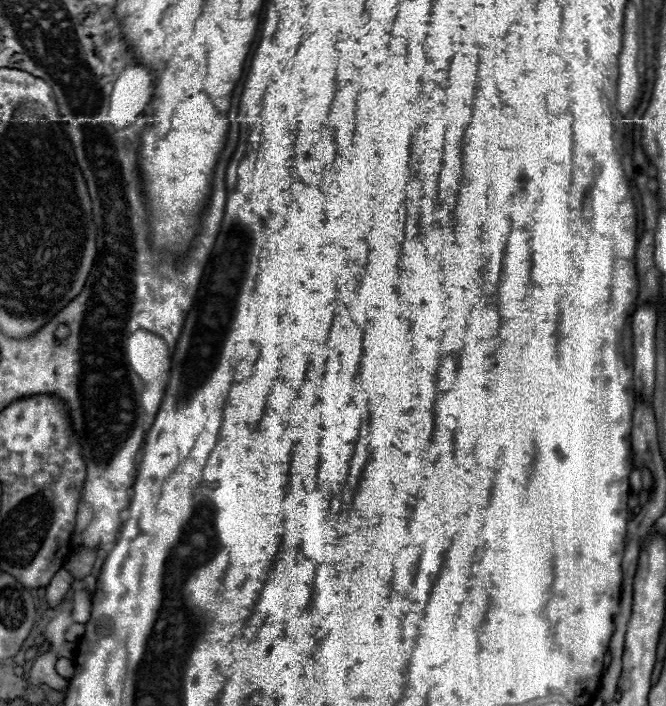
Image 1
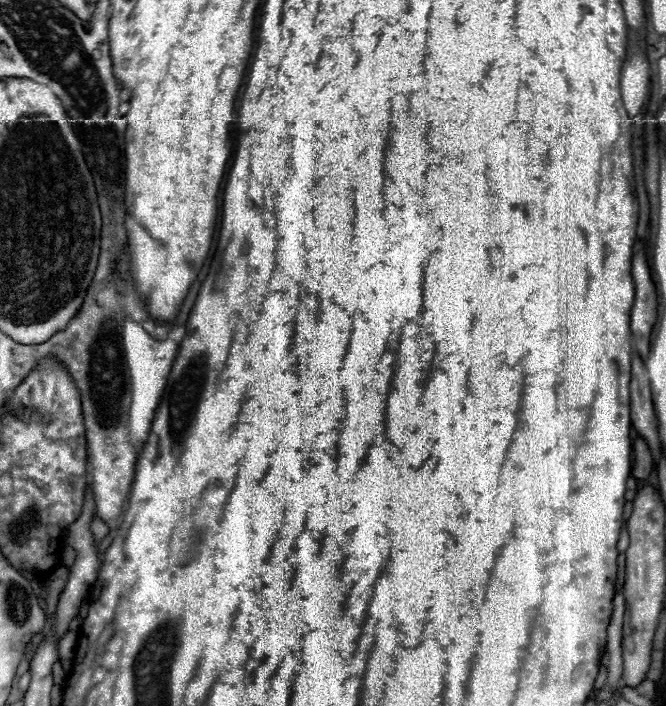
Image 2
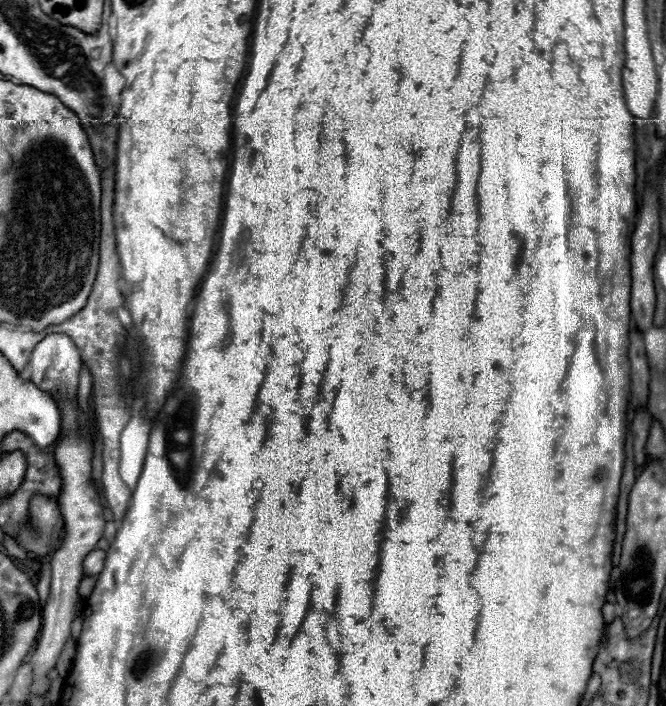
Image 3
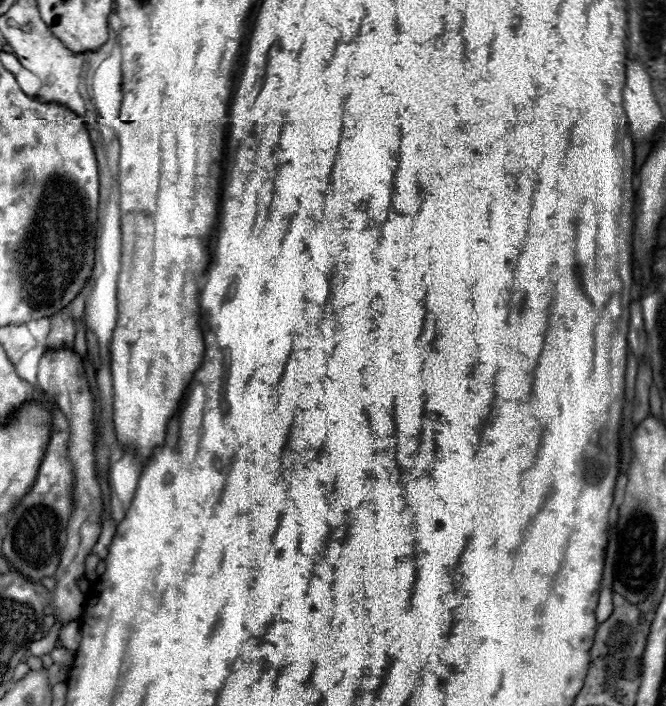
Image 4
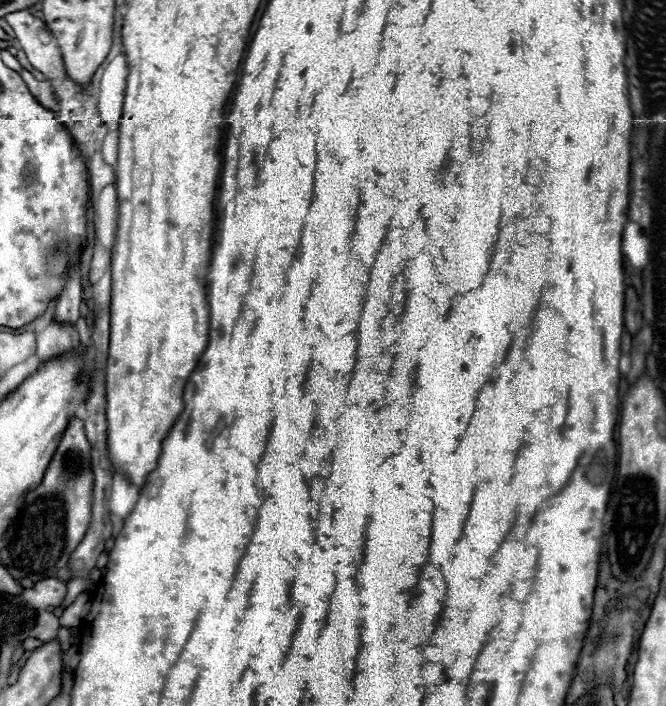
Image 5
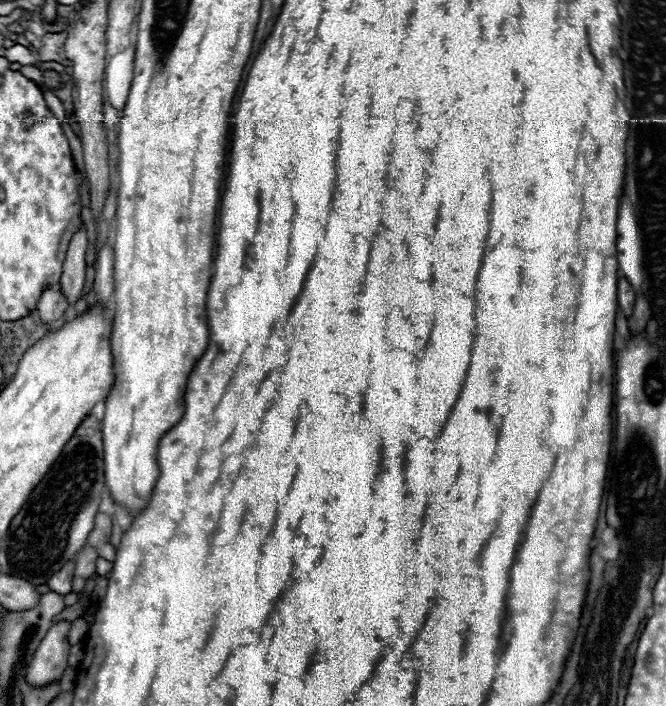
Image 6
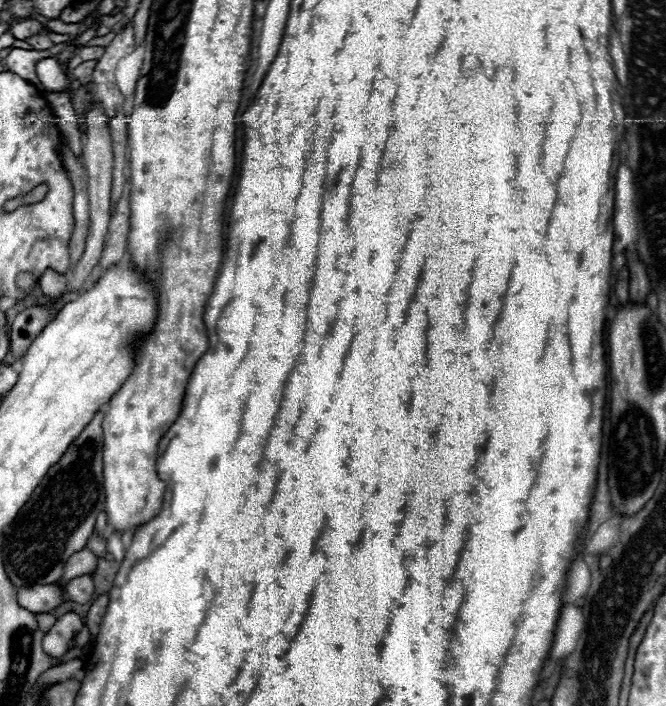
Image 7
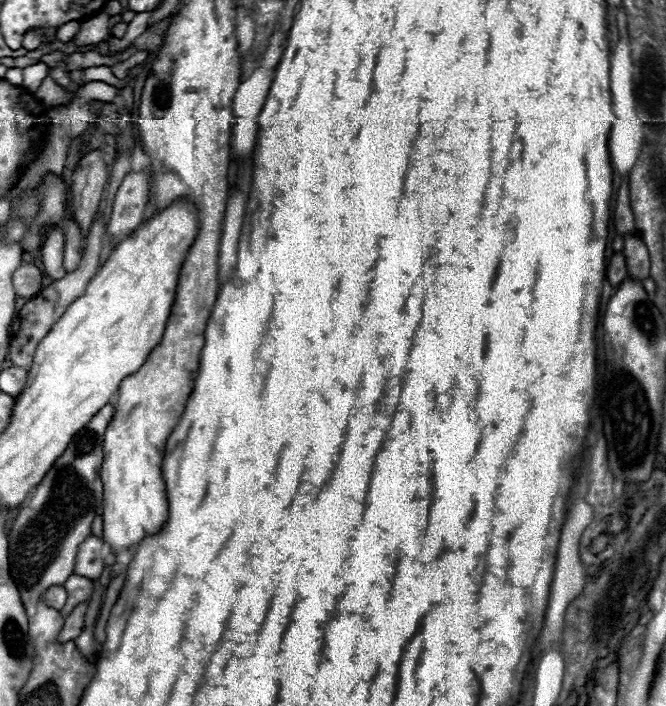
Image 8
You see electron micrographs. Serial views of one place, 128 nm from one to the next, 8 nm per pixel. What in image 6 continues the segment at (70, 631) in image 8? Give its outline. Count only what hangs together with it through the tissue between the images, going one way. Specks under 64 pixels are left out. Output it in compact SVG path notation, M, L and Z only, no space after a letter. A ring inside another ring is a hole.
M60 620L56 622L40 642L36 656L32 660L32 668L28 670L28 684L32 686L46 686L52 680L58 680L66 670L66 658L70 650L68 642L70 622Z

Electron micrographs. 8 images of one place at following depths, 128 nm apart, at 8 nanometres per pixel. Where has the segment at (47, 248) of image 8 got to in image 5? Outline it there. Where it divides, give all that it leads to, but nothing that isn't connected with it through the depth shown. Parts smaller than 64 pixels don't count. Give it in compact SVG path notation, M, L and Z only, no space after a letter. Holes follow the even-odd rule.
M50 318L46 328L36 334L36 344L36 356L40 360L48 360L48 356L58 356L60 352L76 348L80 340L72 324L60 324L54 318Z

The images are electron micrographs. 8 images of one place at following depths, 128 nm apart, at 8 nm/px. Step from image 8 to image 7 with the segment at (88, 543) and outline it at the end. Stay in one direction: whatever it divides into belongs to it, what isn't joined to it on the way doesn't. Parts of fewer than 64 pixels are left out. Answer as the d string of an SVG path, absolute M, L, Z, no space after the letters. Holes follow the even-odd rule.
M82 548L80 552L72 554L68 558L68 564L64 566L64 582L76 578L76 576L84 576L84 574L92 574L98 568L98 558L92 550Z

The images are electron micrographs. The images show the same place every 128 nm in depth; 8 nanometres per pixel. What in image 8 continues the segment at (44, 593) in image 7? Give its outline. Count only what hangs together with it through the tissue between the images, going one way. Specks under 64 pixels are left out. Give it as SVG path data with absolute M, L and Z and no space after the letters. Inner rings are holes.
M56 586L56 588L50 588L46 594L44 594L44 600L48 606L60 610L64 604L66 604L66 590L62 586Z

